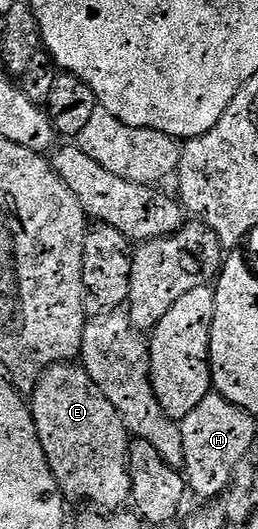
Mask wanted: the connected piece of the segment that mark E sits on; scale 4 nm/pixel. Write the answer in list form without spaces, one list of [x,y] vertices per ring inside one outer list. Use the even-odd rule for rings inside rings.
[[[63,364],[46,370],[38,381],[38,386],[29,399],[30,411],[34,414],[36,432],[40,436],[40,444],[44,448],[44,456],[48,456],[48,464],[54,473],[58,489],[67,499],[75,498],[78,502],[91,502],[94,506],[103,506],[103,511],[118,512],[122,505],[130,502],[130,444],[128,433],[122,417],[112,408],[108,396],[100,392],[100,388],[78,364]]]

